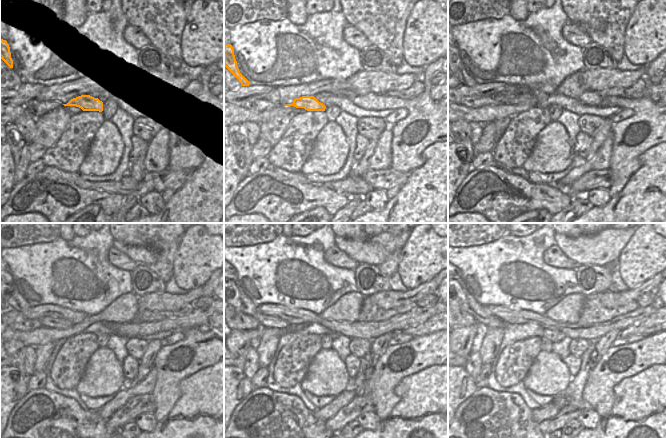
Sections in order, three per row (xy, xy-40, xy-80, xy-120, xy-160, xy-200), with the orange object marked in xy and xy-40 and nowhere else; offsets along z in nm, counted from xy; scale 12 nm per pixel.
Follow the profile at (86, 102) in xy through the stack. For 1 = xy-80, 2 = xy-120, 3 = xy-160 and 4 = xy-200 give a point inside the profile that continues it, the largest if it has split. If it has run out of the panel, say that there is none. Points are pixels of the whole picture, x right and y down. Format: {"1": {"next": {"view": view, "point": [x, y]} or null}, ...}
{"1": {"next": {"view": "xy-80", "point": [510, 100]}}, "2": {"next": {"view": "xy-120", "point": [49, 322]}}, "3": {"next": {"view": "xy-160", "point": [244, 304]}}, "4": {"next": {"view": "xy-200", "point": [468, 303]}}}

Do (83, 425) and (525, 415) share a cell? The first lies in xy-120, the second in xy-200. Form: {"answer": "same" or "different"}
{"answer": "same"}

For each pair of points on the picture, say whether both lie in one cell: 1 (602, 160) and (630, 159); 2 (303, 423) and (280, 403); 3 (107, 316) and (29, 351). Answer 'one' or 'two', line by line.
1: two
2: one
3: two

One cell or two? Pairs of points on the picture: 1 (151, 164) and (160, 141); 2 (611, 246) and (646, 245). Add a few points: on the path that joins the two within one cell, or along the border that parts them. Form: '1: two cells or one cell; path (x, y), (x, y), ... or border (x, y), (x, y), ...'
1: one cell; path (157, 158), (159, 147)
2: two cells; border (634, 233), (617, 258)

